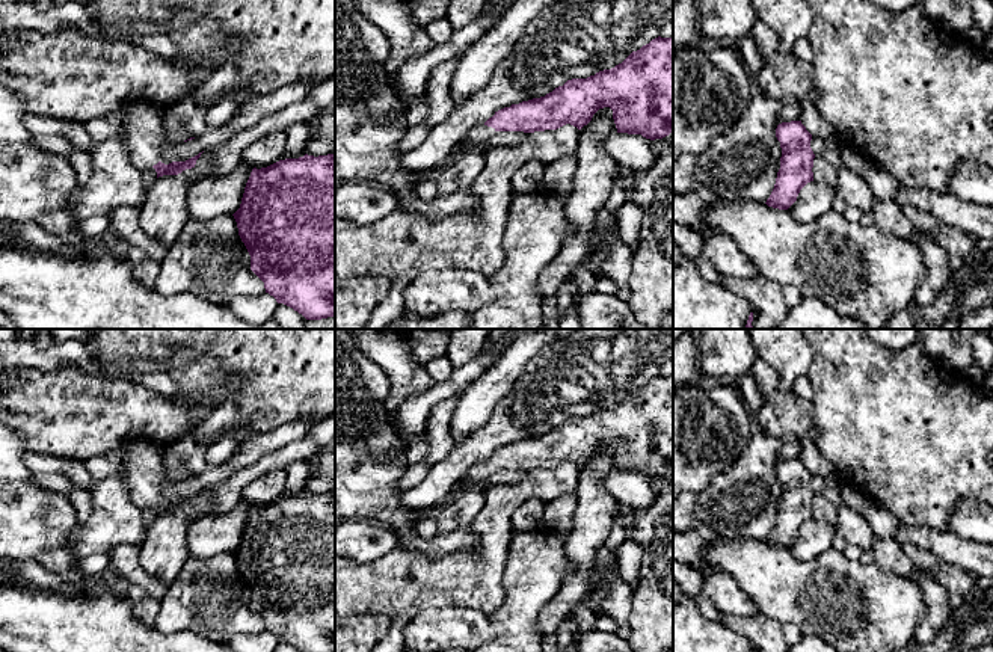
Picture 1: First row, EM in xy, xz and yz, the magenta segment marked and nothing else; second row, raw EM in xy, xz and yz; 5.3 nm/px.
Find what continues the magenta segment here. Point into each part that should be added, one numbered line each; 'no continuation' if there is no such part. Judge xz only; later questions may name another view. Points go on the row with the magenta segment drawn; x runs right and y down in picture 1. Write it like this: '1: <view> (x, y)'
1: xz (479, 135)

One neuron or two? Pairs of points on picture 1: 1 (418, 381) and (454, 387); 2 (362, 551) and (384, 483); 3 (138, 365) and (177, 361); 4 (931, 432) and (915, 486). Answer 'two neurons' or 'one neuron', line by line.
1: two neurons
2: two neurons
3: one neuron
4: one neuron

